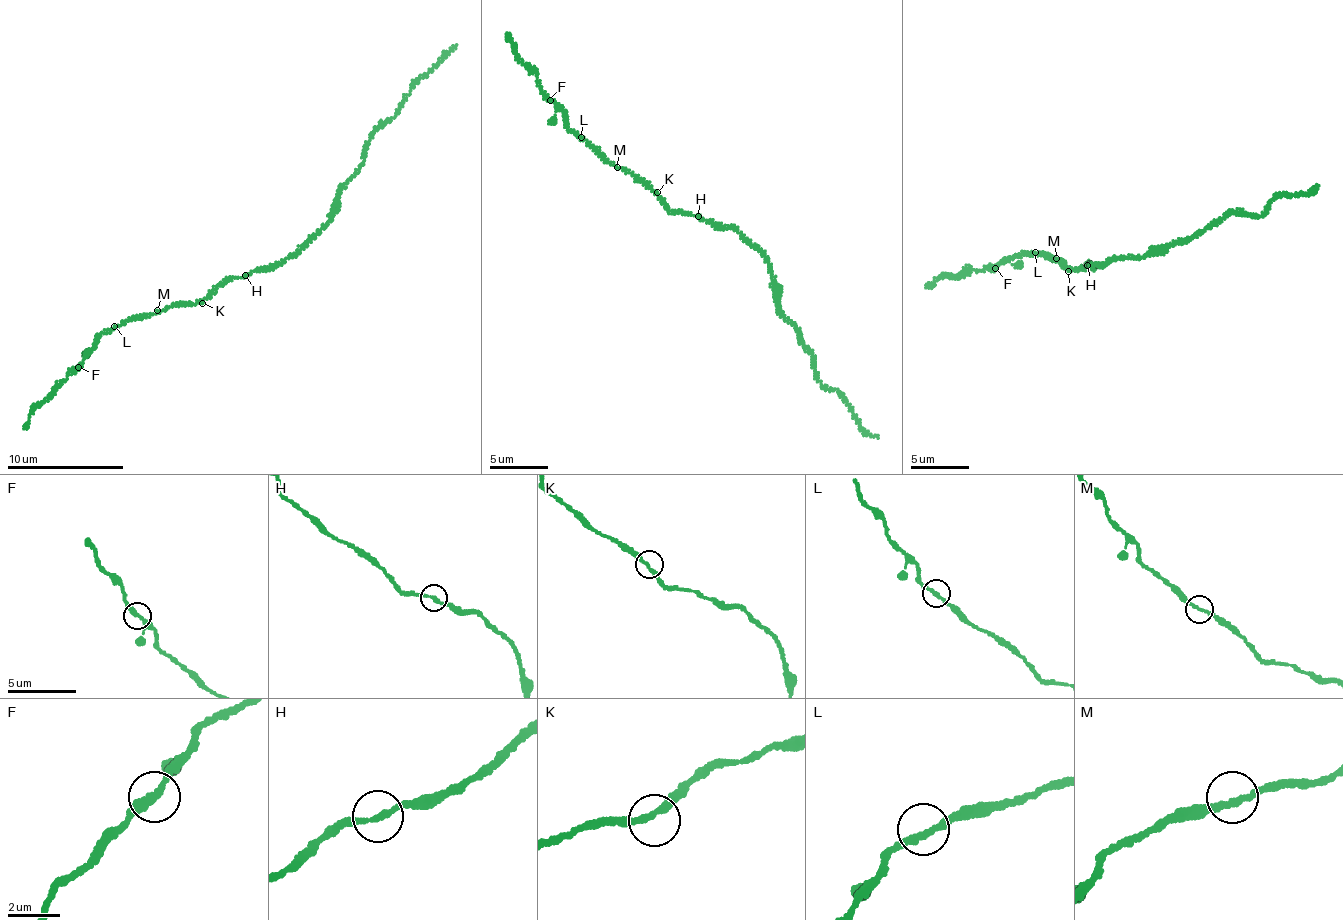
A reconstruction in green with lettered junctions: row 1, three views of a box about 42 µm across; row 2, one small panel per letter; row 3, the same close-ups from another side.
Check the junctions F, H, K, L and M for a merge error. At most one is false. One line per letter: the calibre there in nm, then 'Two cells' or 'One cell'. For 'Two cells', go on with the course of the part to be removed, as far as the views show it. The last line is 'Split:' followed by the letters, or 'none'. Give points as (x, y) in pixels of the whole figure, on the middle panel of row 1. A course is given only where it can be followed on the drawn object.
F: Thickness 320 nm. One cell
H: Thickness 260 nm. One cell
K: Thickness 280 nm. One cell
L: Thickness 280 nm. One cell
M: Thickness 280 nm. One cell
Split: none

